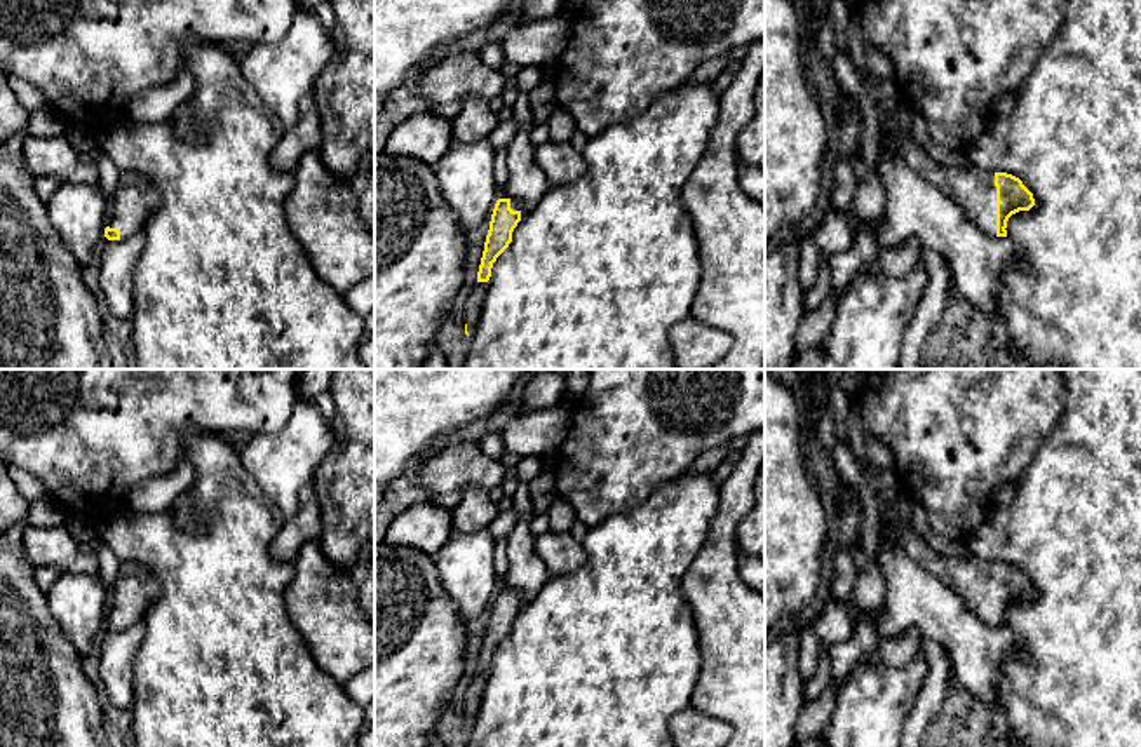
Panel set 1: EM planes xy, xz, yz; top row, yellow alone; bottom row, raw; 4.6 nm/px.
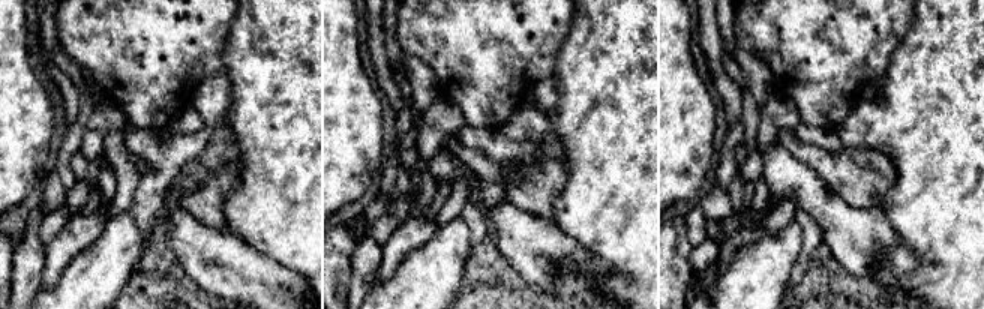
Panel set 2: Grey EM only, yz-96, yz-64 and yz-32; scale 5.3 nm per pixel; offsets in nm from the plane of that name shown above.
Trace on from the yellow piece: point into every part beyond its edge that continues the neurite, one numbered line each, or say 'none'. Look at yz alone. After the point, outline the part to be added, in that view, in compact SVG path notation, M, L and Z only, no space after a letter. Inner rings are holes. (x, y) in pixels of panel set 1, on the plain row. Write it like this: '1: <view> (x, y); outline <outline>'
1: yz (974, 580); outline M878 500L878 507L883 524L892 524L899 531L899 545L906 555L953 589L986 625L996 627L995 562L942 555L928 547L925 536L909 531L897 519L892 501Z

